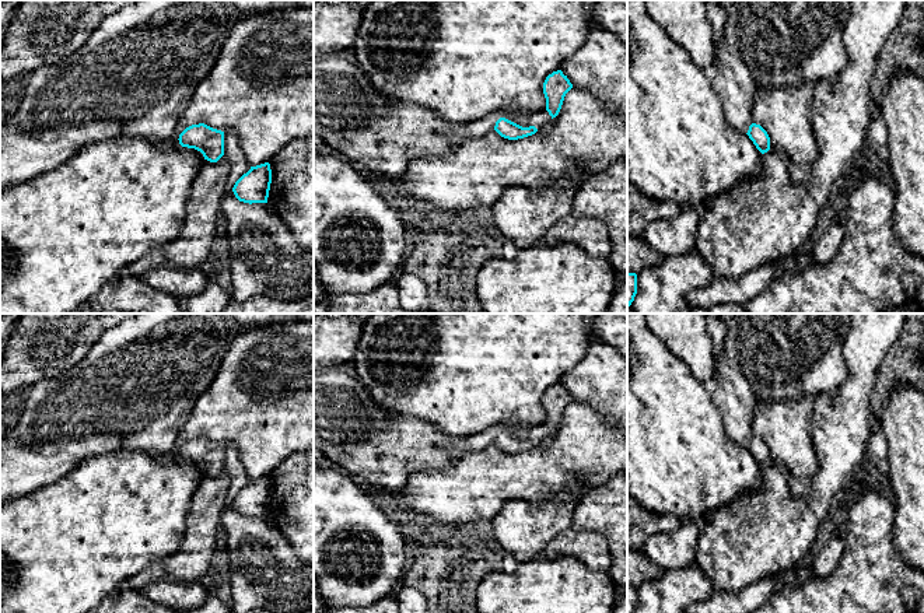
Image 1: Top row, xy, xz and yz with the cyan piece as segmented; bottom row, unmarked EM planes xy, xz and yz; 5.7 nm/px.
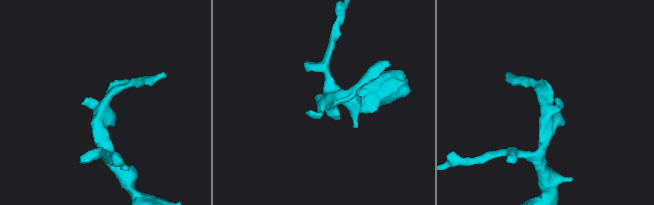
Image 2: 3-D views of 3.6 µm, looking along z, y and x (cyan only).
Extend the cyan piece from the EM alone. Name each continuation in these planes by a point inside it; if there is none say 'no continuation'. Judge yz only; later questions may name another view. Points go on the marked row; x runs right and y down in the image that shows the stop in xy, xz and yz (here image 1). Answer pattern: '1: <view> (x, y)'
1: yz (812, 49)

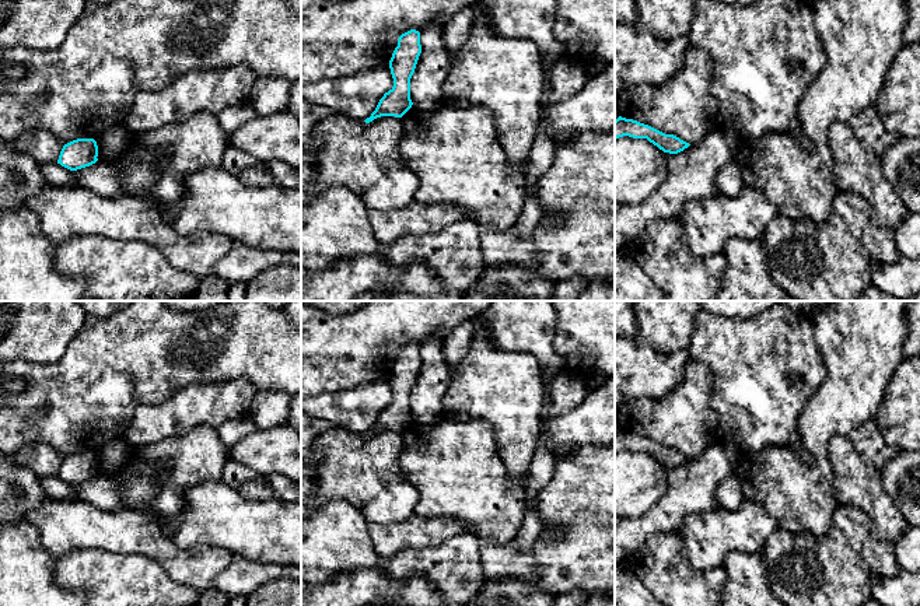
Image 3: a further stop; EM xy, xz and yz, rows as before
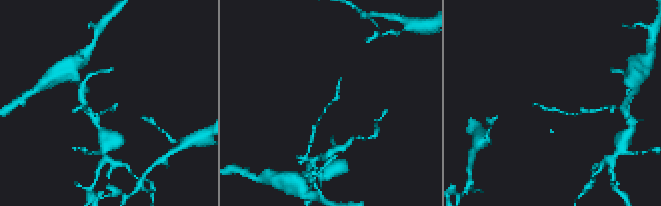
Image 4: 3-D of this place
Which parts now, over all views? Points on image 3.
no continuation

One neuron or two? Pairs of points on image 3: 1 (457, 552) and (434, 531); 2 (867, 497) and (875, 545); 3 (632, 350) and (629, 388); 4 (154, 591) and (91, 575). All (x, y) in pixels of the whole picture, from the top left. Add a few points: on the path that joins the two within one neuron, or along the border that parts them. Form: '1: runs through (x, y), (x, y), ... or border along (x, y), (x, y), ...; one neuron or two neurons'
1: border along (467, 532), (452, 536), (437, 546), (413, 549); two neurons
2: runs through (878, 508), (880, 533); one neuron
3: runs through (632, 360), (630, 378); one neuron
4: runs through (139, 591), (123, 591), (107, 578); one neuron

